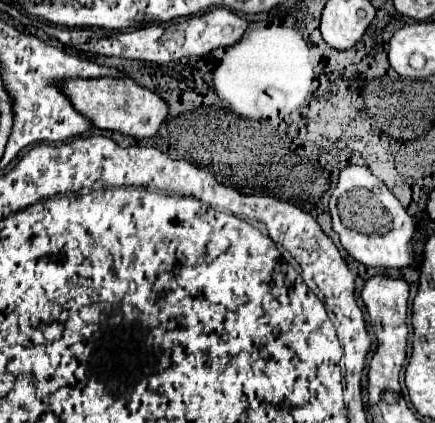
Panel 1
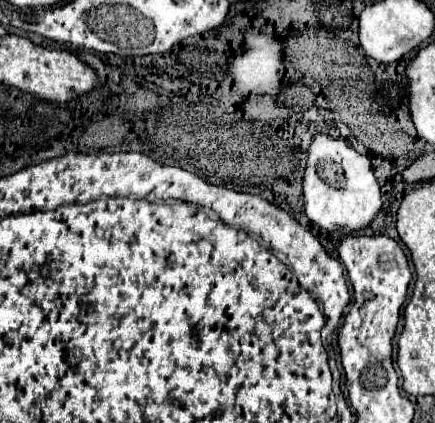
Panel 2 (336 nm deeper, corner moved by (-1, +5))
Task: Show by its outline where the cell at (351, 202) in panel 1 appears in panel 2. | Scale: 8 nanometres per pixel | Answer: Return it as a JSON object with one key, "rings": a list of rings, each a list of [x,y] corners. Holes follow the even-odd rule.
{"rings":[[[317,135],[309,147],[307,169],[303,177],[303,197],[305,215],[311,223],[319,225],[327,233],[361,233],[383,209],[381,189],[367,155],[361,155],[347,143],[327,135]]]}

